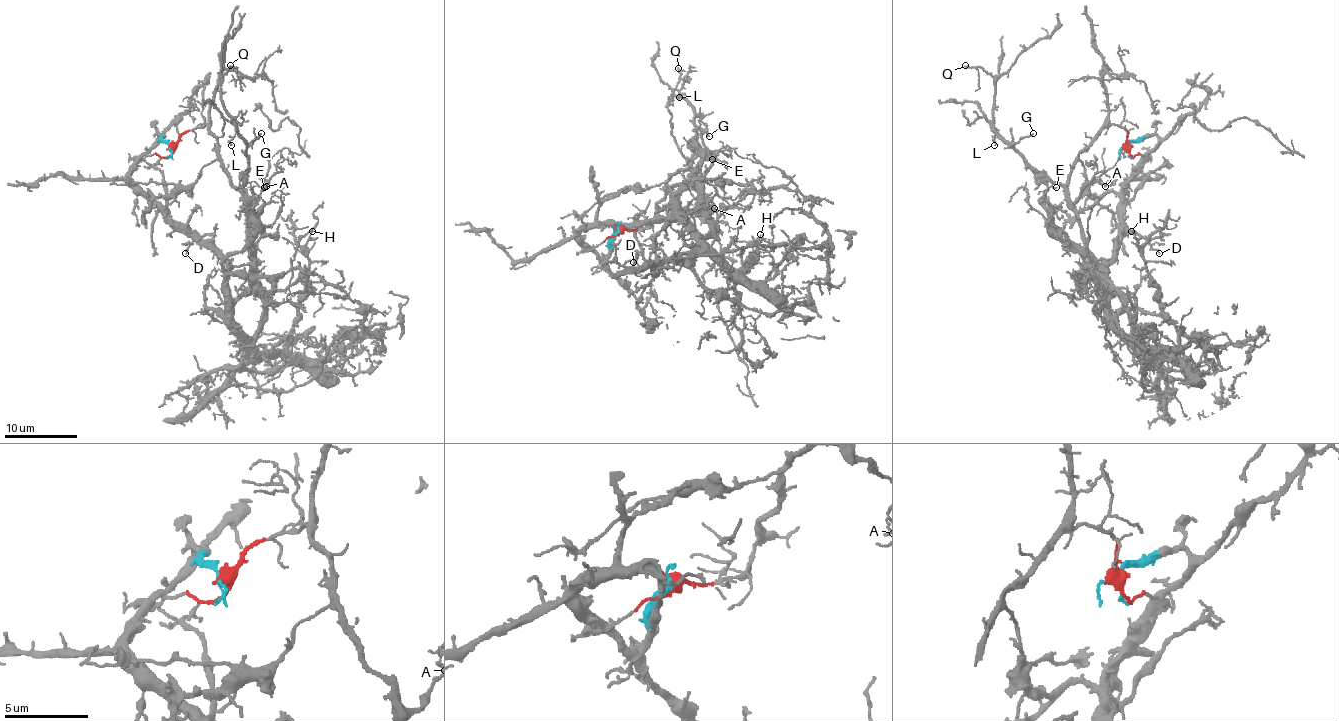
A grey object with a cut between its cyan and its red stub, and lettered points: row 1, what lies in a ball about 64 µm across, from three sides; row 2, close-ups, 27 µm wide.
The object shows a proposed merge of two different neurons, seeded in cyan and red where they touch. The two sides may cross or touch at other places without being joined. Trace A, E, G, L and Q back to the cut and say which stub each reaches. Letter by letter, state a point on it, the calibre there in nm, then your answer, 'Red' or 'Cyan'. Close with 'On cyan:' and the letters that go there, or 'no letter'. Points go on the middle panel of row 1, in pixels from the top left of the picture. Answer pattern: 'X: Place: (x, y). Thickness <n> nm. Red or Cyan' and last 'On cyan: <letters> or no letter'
A: Place: (714, 208). Thickness 150 nm. Red
E: Place: (712, 159). Thickness 130 nm. Red
G: Place: (709, 136). Thickness 140 nm. Red
L: Place: (679, 97). Thickness 150 nm. Red
Q: Place: (678, 68). Thickness 200 nm. Red
On cyan: no letter

